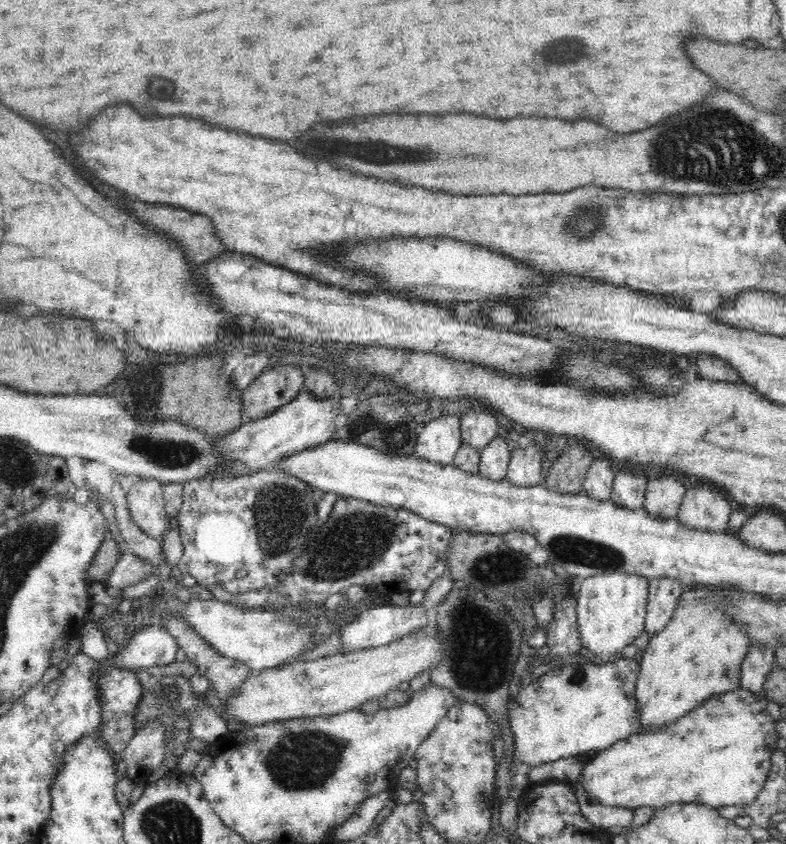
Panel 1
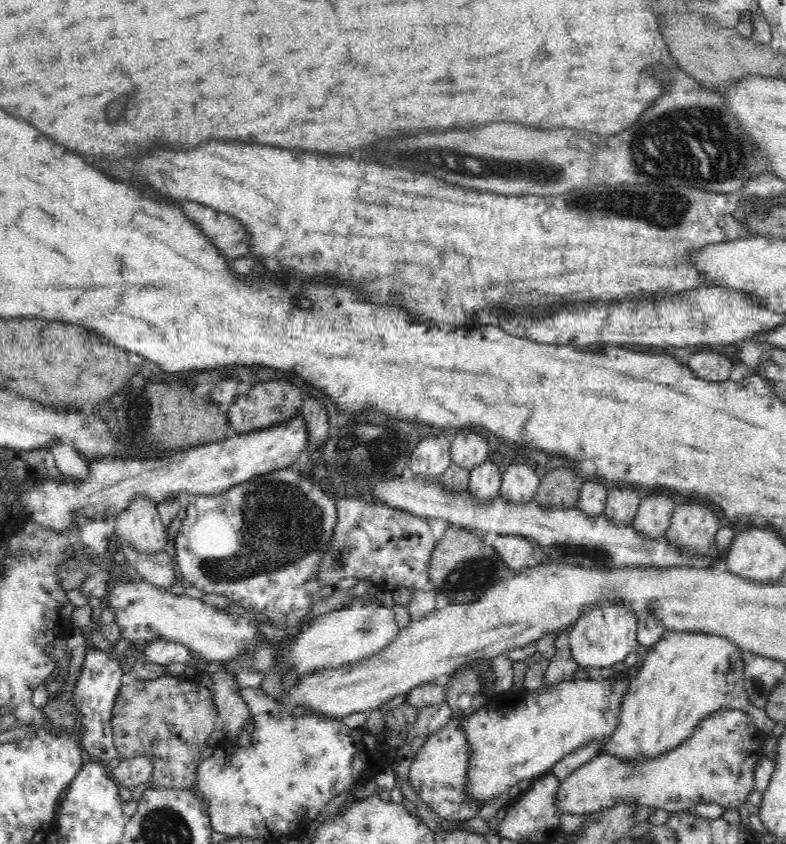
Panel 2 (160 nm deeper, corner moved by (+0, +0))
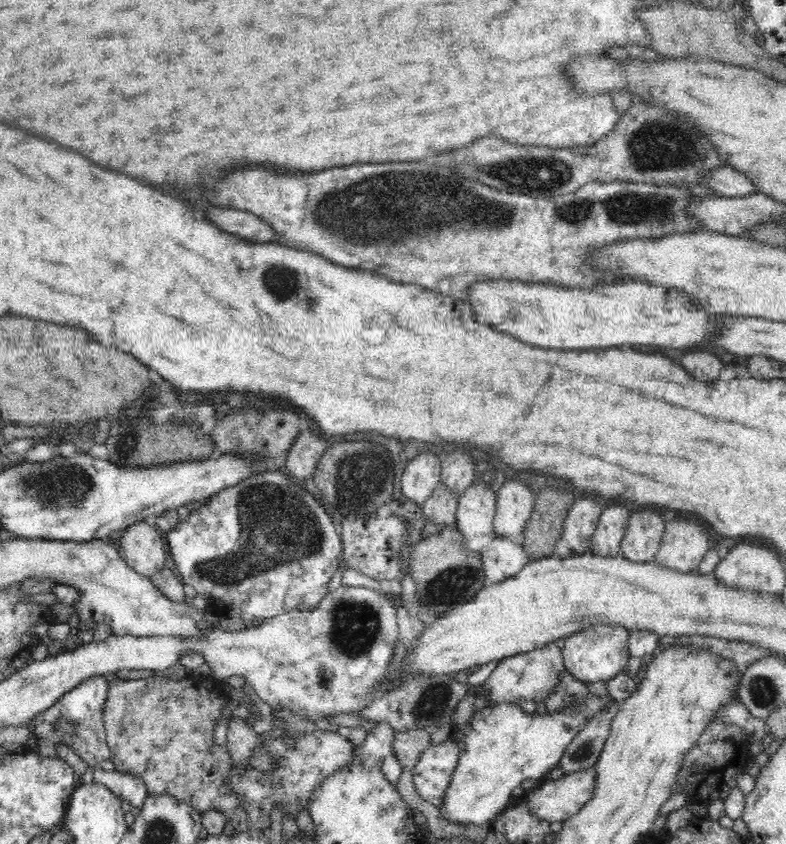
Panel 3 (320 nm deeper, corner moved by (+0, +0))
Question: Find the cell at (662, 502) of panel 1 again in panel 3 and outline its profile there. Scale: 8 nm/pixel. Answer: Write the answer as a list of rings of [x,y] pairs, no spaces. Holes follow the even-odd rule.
[[[640,508],[630,517],[624,538],[621,540],[621,556],[632,562],[654,561],[666,530],[667,518],[656,508]]]

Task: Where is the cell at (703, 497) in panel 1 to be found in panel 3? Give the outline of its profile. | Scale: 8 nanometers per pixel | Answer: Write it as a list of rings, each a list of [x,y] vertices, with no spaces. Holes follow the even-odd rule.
[[[676,518],[666,523],[666,530],[655,561],[660,566],[681,571],[694,571],[712,545],[708,530],[686,518]]]

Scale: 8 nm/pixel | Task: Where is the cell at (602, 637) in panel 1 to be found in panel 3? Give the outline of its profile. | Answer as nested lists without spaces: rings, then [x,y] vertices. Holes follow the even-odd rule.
[[[595,622],[584,627],[561,642],[564,666],[576,679],[589,684],[613,679],[622,673],[630,658],[630,631],[624,626]]]

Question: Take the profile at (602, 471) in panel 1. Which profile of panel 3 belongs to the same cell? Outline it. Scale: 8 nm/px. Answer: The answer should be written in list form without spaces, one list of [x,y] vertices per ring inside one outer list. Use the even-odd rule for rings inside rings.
[[[584,496],[584,498],[578,498],[576,502],[570,508],[568,518],[564,524],[560,540],[554,546],[554,553],[557,557],[568,558],[574,556],[582,556],[588,551],[591,545],[591,537],[596,530],[600,515],[604,510],[604,504],[592,496]]]

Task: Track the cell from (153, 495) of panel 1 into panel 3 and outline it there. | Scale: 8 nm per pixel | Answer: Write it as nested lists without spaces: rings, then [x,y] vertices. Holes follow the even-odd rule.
[[[152,520],[132,523],[118,533],[116,543],[128,565],[148,577],[162,567],[166,560],[164,533]]]

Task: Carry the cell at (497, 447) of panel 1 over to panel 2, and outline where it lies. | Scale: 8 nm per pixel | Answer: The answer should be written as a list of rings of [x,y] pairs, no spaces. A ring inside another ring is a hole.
[[[485,460],[471,470],[468,489],[480,499],[487,501],[499,494],[503,474],[494,460]]]

